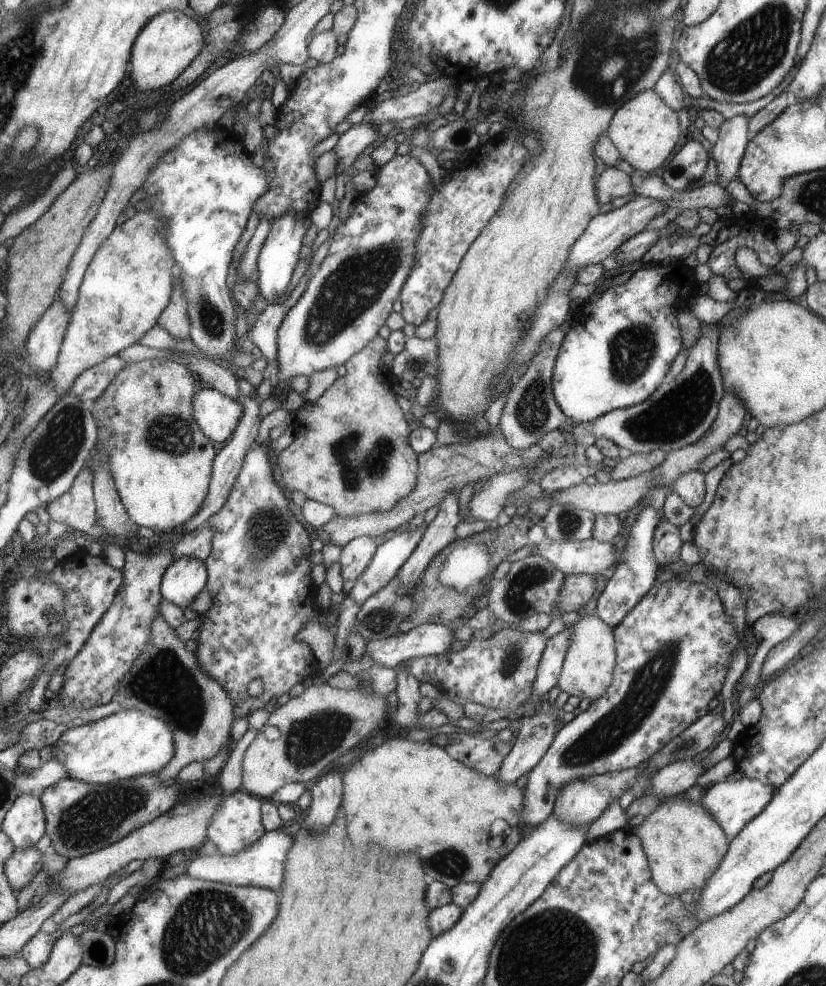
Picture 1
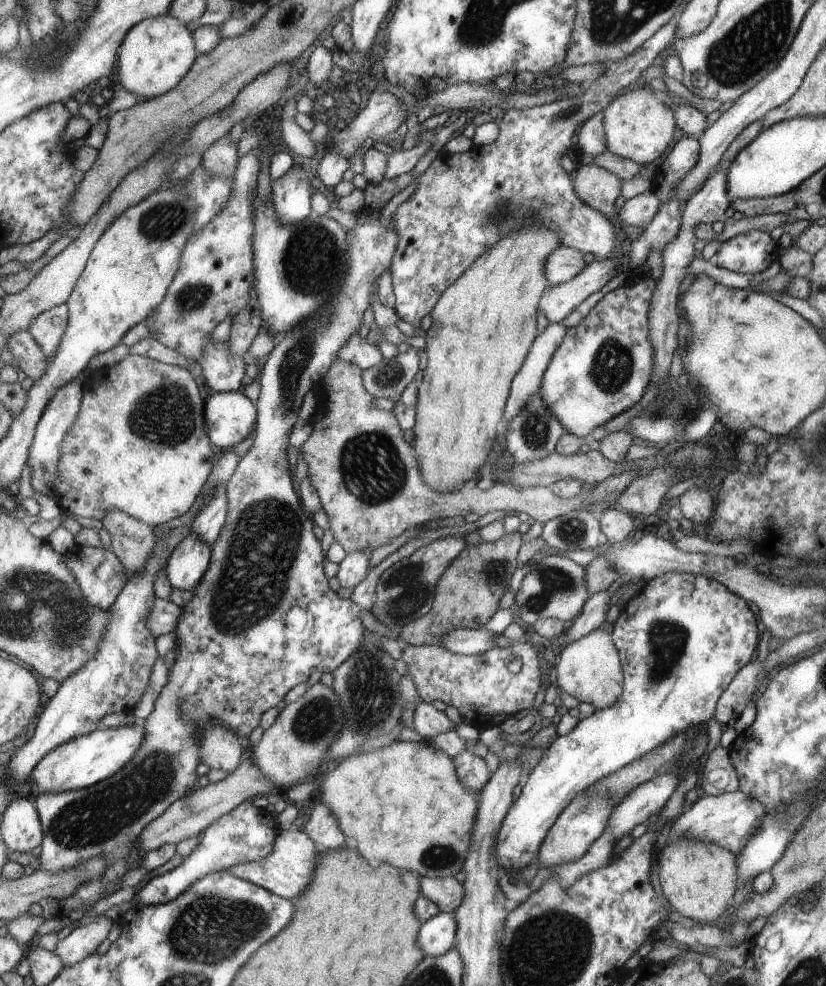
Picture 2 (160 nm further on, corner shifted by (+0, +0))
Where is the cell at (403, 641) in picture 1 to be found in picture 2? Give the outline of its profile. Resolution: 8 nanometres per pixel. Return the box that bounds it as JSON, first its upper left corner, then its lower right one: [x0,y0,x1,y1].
[442,627,496,655]

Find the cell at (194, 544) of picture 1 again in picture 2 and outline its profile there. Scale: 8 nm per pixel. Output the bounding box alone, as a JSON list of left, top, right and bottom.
[192,486,228,546]

